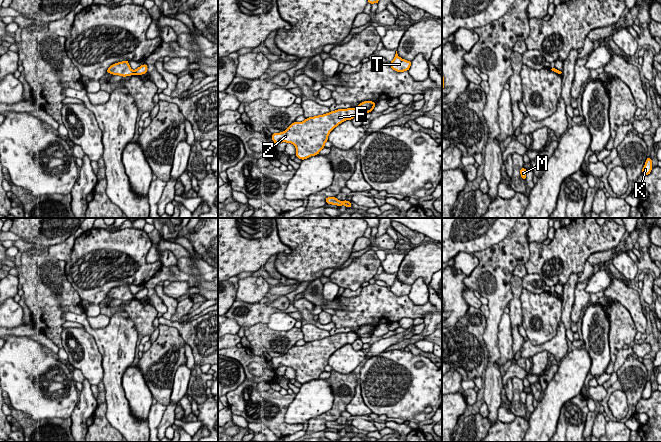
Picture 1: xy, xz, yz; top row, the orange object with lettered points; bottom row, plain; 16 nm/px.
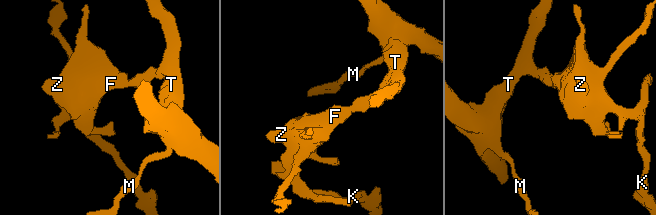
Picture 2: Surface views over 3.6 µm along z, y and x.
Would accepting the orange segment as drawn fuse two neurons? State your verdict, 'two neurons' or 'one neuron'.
two neurons

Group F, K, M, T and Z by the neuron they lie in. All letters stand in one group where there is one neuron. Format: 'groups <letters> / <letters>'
groups F K Z / M T

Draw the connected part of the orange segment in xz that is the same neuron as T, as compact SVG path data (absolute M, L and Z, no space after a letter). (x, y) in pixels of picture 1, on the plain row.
M396 275L394 283L390 286L390 291L396 296L404 296L409 295L411 287L411 285L399 281Z

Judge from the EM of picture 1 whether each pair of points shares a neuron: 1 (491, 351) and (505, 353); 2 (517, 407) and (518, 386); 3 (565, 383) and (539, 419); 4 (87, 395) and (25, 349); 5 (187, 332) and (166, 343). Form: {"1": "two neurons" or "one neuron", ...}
{"1": "two neurons", "2": "one neuron", "3": "one neuron", "4": "two neurons", "5": "two neurons"}

